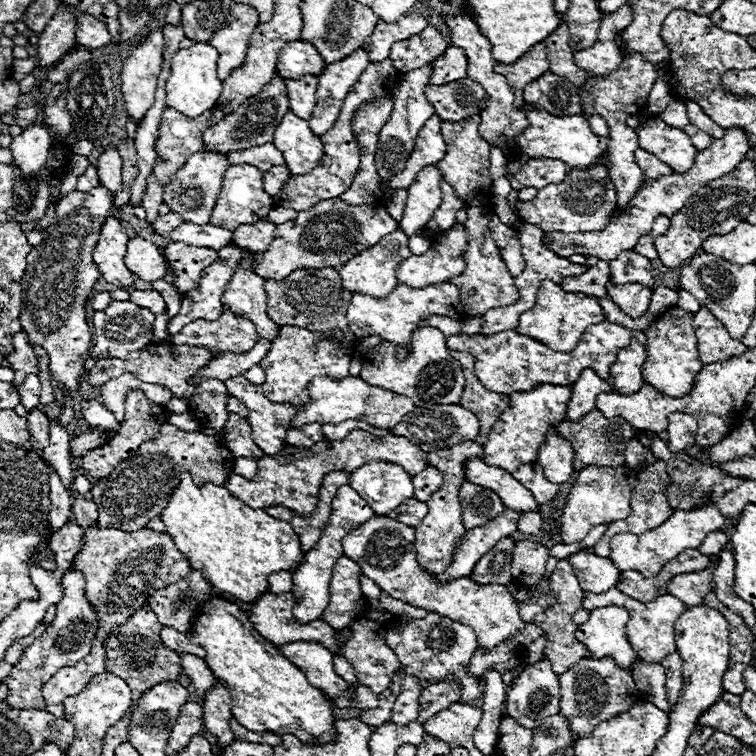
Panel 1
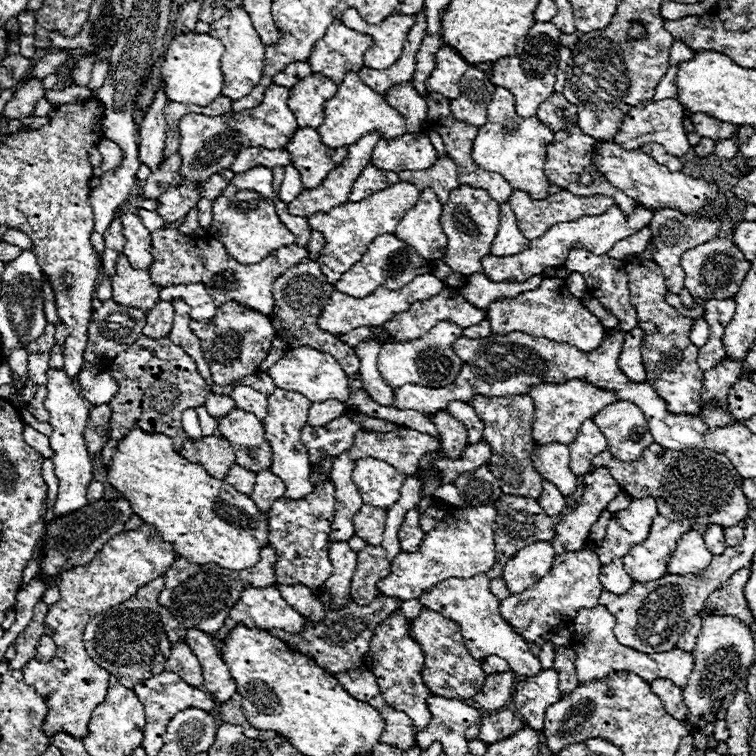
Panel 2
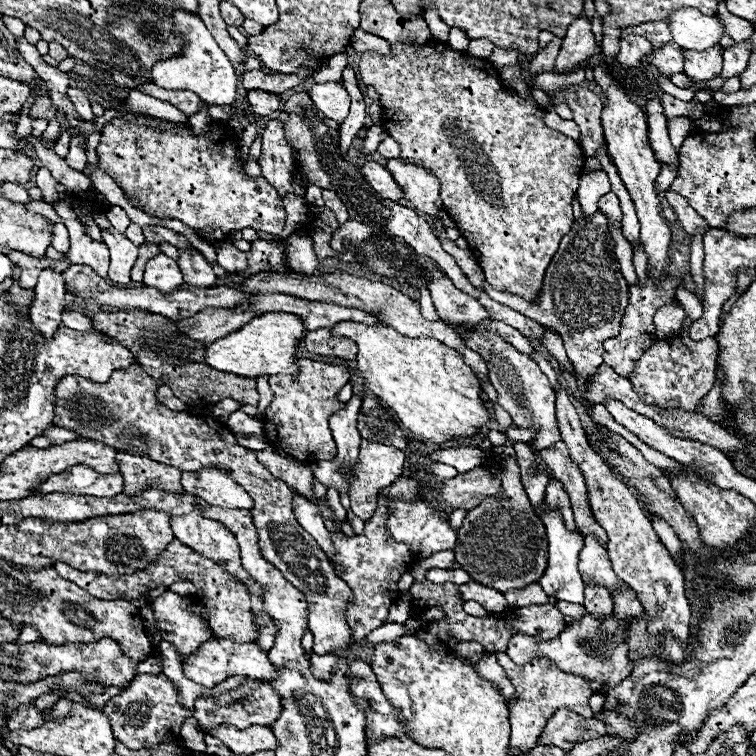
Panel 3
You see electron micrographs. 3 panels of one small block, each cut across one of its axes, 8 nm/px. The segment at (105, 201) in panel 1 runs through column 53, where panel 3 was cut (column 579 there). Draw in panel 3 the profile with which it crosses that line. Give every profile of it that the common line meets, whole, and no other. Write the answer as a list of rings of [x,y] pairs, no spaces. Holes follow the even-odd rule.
[[[596,212],[592,214],[592,220],[582,218],[562,238],[560,248],[544,274],[544,284],[536,302],[522,302],[520,296],[500,290],[490,296],[556,330],[564,340],[574,370],[582,376],[582,384],[586,384],[594,368],[602,364],[602,342],[618,334],[622,312],[628,304],[628,286],[618,270],[620,264],[614,256],[614,240],[608,232],[608,220],[604,214]]]

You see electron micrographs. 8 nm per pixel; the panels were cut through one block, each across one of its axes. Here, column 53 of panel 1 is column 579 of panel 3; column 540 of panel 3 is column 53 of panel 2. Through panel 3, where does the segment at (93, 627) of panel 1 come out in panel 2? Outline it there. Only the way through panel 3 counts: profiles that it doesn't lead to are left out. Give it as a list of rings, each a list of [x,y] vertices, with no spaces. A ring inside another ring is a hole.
[[[40,638],[37,646],[36,659],[40,662],[48,662],[56,656],[56,646],[52,642],[52,638]]]

